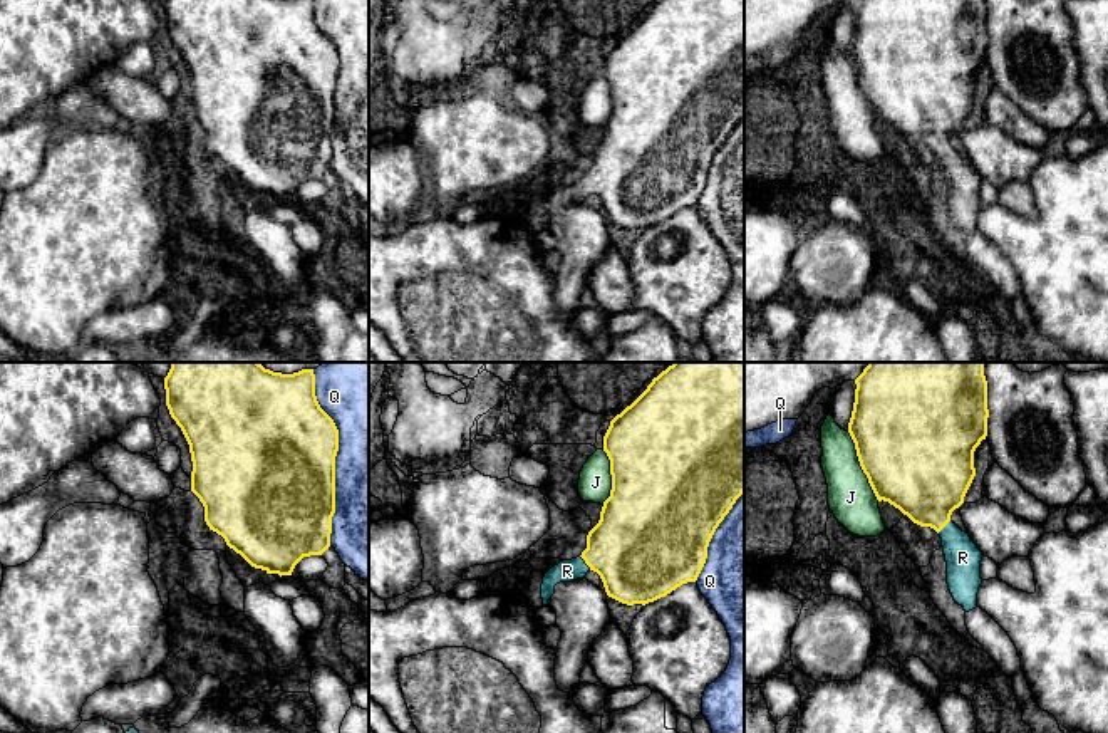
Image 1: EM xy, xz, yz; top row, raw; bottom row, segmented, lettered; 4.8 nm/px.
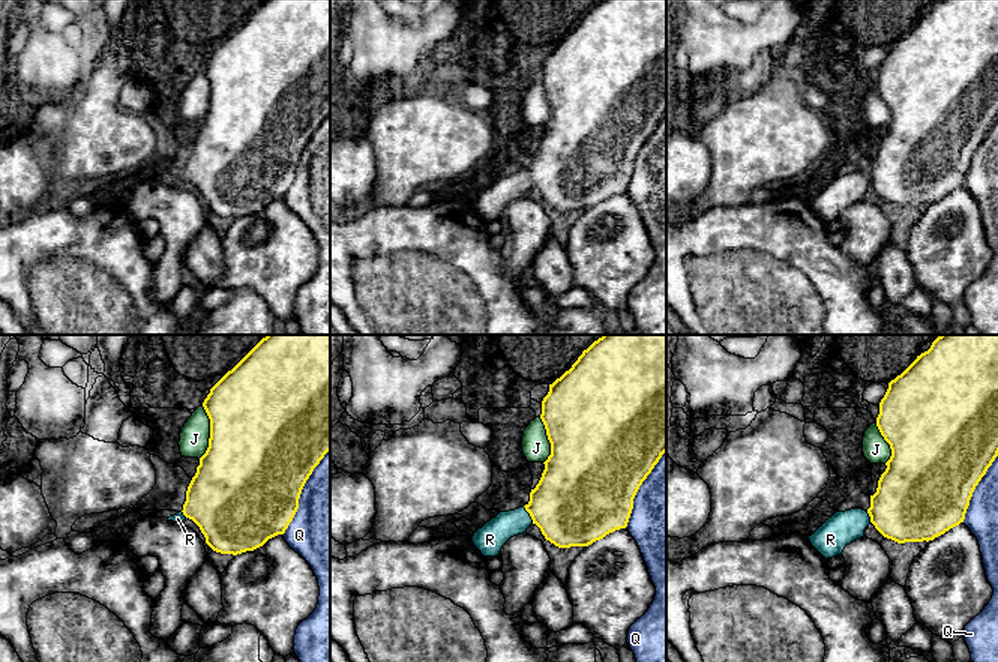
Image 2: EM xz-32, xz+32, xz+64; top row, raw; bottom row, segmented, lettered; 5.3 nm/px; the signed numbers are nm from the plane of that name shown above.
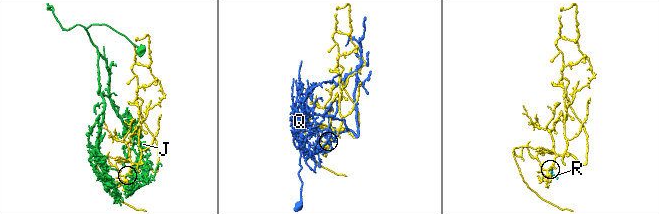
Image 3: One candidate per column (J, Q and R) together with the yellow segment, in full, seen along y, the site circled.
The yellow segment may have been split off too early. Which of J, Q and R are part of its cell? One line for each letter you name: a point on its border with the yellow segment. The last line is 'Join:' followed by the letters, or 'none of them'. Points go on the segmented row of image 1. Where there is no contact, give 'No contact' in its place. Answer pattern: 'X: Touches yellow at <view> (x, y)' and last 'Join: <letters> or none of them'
R: Touches yellow at xz (585, 562)
Join: R

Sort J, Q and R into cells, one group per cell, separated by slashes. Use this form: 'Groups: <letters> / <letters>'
Groups: J / Q / R

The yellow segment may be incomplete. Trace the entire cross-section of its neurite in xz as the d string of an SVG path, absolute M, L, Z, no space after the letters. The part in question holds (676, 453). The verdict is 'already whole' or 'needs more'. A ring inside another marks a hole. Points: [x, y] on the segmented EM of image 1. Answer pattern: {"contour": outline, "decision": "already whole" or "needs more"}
{"contour": "M674 362L610 421L603 451L610 460L610 496L587 535L582 555L545 574L543 606L557 584L585 579L590 570L600 575L608 597L627 606L645 606L697 580L716 528L744 493L744 362Z", "decision": "needs more"}

